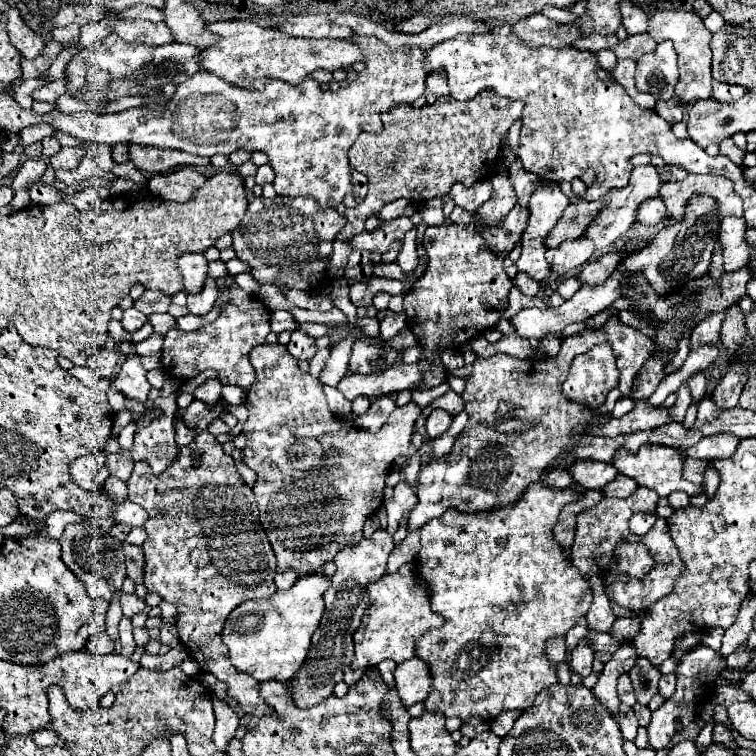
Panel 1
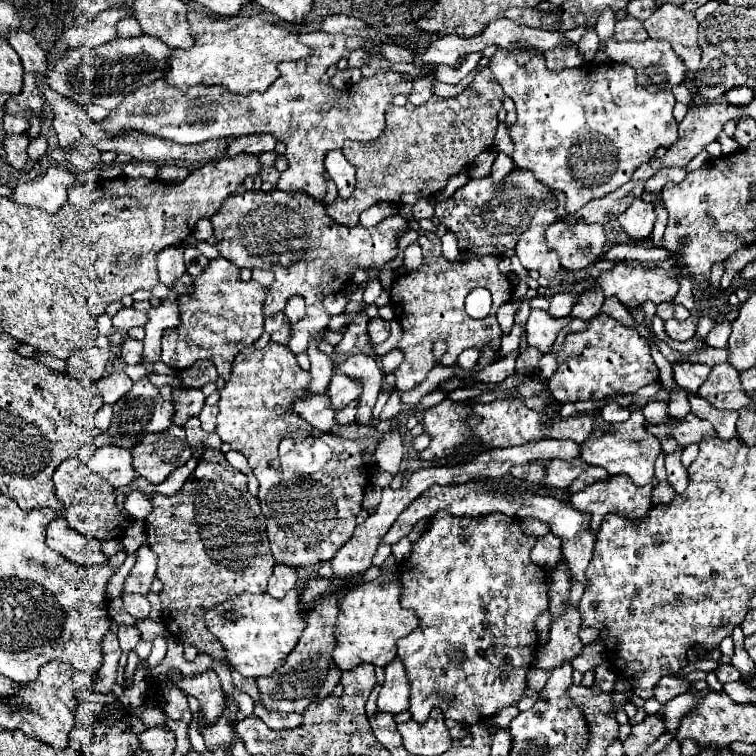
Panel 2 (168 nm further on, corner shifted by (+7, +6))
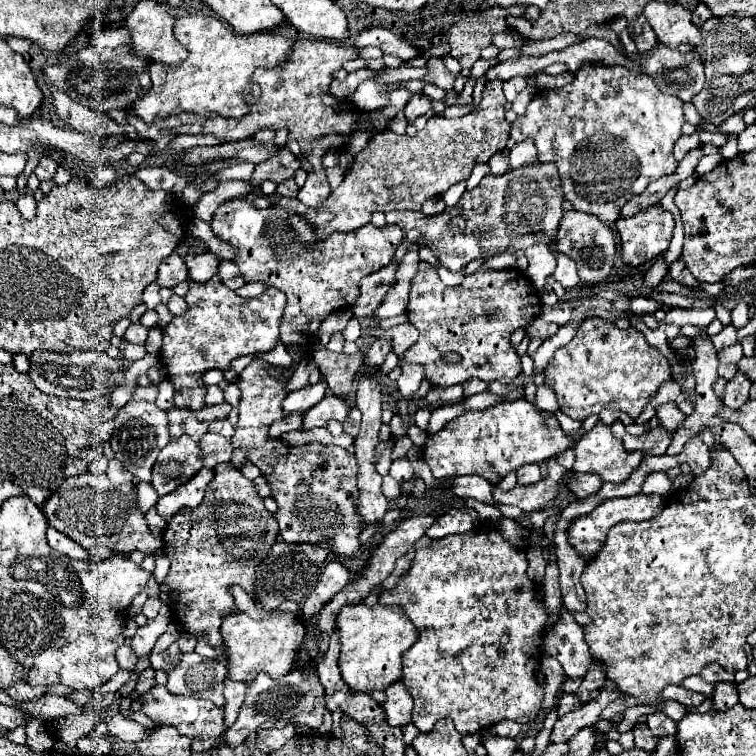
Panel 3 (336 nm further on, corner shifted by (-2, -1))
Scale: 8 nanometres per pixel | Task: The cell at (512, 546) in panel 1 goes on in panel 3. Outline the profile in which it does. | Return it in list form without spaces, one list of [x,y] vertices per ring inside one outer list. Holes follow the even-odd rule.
[[[481,525],[481,527],[475,527],[473,531],[467,531],[467,533],[447,535],[443,539],[437,539],[429,547],[419,549],[415,557],[417,559],[411,561],[409,569],[399,577],[399,581],[393,589],[383,589],[383,587],[379,589],[379,603],[387,605],[387,607],[391,607],[391,605],[401,607],[403,613],[411,619],[411,623],[419,631],[419,639],[415,641],[415,645],[403,653],[403,677],[401,677],[405,689],[409,691],[409,695],[415,701],[415,705],[413,705],[413,725],[421,733],[429,733],[439,719],[451,717],[457,731],[461,735],[467,735],[467,733],[481,733],[481,731],[489,729],[491,725],[495,725],[503,719],[513,719],[513,721],[523,723],[523,725],[535,721],[535,717],[541,709],[541,703],[543,703],[543,687],[539,687],[537,681],[535,681],[535,669],[539,667],[539,661],[541,661],[539,649],[541,649],[541,643],[543,643],[541,635],[543,635],[543,623],[545,623],[545,609],[535,601],[537,587],[525,573],[525,569],[527,569],[525,551],[513,549],[511,543],[507,543],[497,529],[491,529],[491,527],[485,529],[485,525]]]

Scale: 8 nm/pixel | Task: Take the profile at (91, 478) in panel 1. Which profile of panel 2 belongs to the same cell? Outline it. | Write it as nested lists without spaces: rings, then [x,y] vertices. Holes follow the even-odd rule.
[[[68,458],[58,466],[54,472],[54,484],[58,498],[64,502],[62,516],[72,528],[82,532],[84,536],[90,536],[94,540],[120,538],[124,536],[124,530],[132,524],[132,518],[128,518],[124,510],[116,510],[114,488],[104,478],[96,476],[86,464],[82,464],[80,458]]]

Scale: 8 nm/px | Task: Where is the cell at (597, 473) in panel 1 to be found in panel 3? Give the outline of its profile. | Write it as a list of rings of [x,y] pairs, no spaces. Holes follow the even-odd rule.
[[[555,457],[547,459],[547,469],[549,477],[533,485],[515,485],[511,491],[493,487],[493,501],[501,505],[517,505],[527,513],[545,509],[547,503],[553,501],[553,497],[559,493],[559,489],[565,489],[565,469],[557,463]]]

